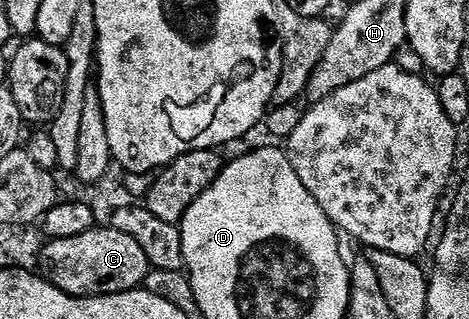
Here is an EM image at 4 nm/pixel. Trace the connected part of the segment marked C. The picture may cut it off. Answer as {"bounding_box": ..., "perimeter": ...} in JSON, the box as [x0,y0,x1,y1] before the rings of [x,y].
{"bounding_box":[39,226,150,296],"perimeter":[[[97,226],[78,238],[48,240],[40,254],[39,275],[67,296],[109,296],[134,292],[148,277],[150,265],[142,246],[111,226]]]}

